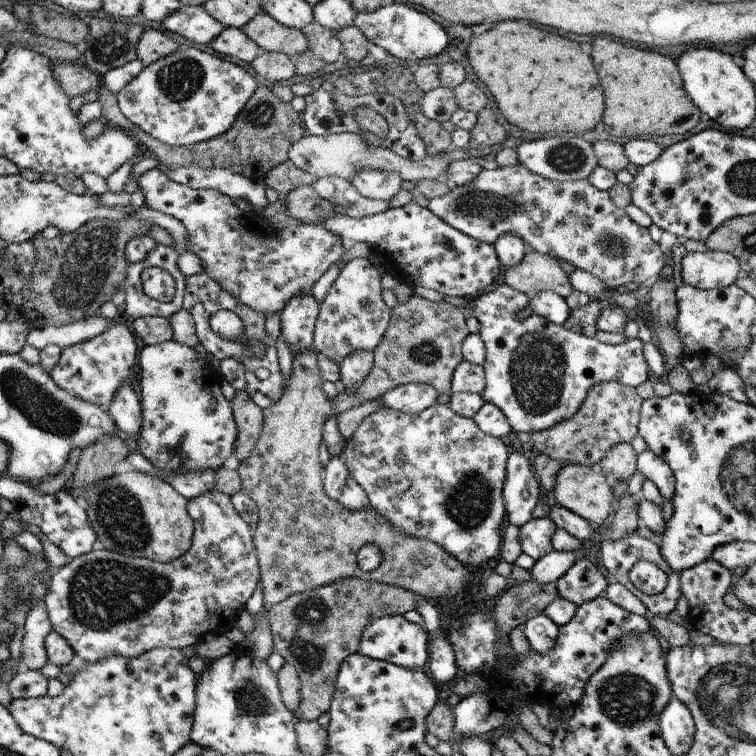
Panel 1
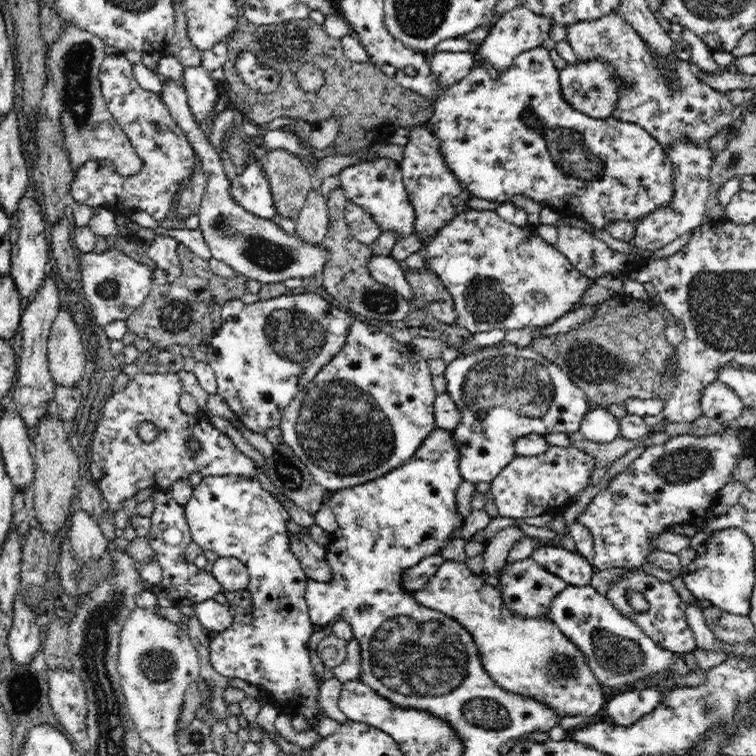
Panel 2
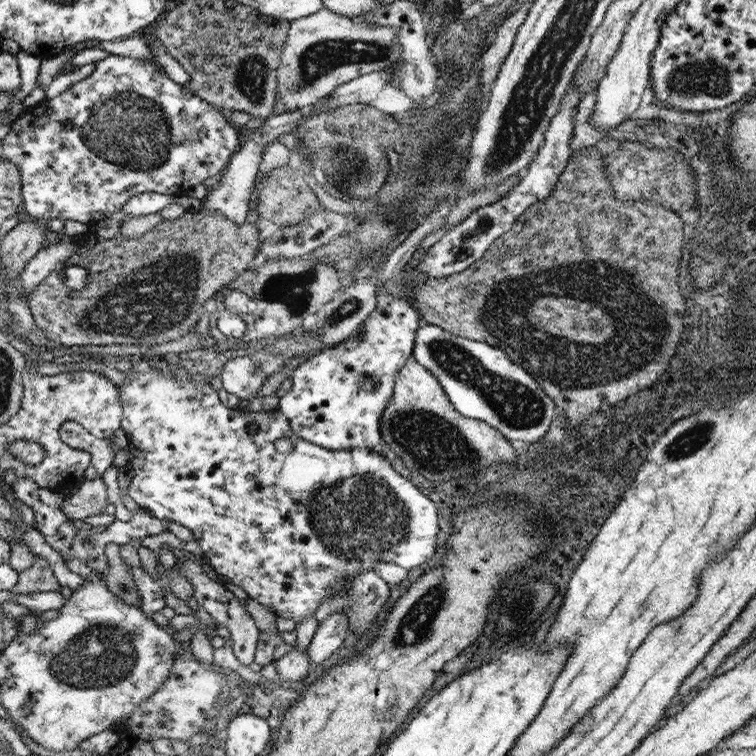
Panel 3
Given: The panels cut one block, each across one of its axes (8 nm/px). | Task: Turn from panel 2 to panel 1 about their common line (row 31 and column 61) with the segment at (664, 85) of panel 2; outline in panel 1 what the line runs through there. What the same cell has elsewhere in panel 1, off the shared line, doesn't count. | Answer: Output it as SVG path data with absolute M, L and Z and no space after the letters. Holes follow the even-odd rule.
M218 489L214 492L206 492L198 498L189 500L189 515L193 517L193 542L188 552L180 556L176 560L161 563L152 559L142 557L129 557L123 554L112 552L108 549L99 551L90 551L88 554L73 558L72 561L57 569L56 574L50 578L50 588L44 596L44 604L48 611L48 620L52 631L57 632L60 636L66 638L66 642L74 649L76 656L75 662L88 662L88 664L96 664L102 662L104 659L112 658L112 654L130 658L138 658L145 652L150 652L155 648L177 648L178 650L186 648L186 646L197 645L203 637L213 634L225 634L230 628L236 626L238 622L238 612L245 608L247 600L254 594L256 584L260 578L260 567L258 566L256 547L253 543L253 528L247 522L242 520L242 517L236 512L234 508L232 497L221 493Z

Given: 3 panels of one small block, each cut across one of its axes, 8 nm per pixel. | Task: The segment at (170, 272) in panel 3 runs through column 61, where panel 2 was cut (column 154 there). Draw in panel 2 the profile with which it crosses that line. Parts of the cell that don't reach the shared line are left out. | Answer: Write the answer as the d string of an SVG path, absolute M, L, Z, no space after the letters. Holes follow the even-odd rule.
M181 243L178 244L177 254L181 263L180 276L174 282L154 287L126 320L130 332L147 338L156 348L166 348L173 344L208 345L224 321L221 306L229 300L242 299L247 293L245 278L240 274L235 279L216 275L208 267L207 258L197 256Z

